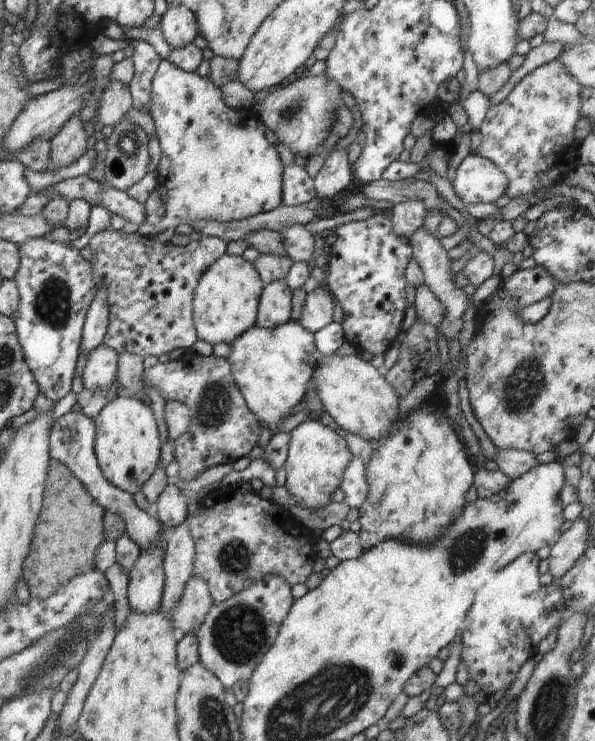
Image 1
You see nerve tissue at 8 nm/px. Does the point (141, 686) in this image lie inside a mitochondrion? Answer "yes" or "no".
no

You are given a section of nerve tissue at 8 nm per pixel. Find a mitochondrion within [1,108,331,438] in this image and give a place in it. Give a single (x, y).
(214, 406)

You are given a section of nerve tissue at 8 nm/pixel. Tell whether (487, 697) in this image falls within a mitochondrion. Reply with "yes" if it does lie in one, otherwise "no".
no

